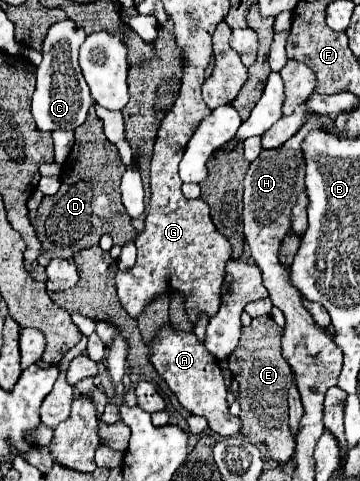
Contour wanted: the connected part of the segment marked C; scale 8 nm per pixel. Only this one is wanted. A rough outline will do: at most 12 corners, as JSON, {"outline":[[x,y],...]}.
{"outline":[[54,23],[42,45],[32,115],[76,129],[94,105],[78,65],[84,29]]}

